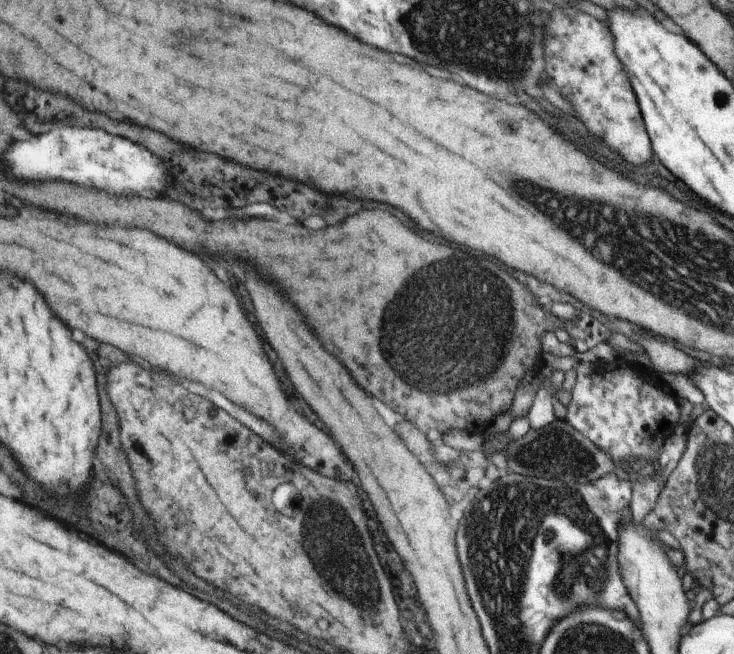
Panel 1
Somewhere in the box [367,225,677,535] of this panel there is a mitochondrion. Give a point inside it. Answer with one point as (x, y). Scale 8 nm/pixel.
(450, 330)

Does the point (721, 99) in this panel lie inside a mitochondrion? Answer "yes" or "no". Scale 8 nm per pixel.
no

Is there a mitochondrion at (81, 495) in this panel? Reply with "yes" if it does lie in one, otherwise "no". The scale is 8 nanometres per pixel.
no

